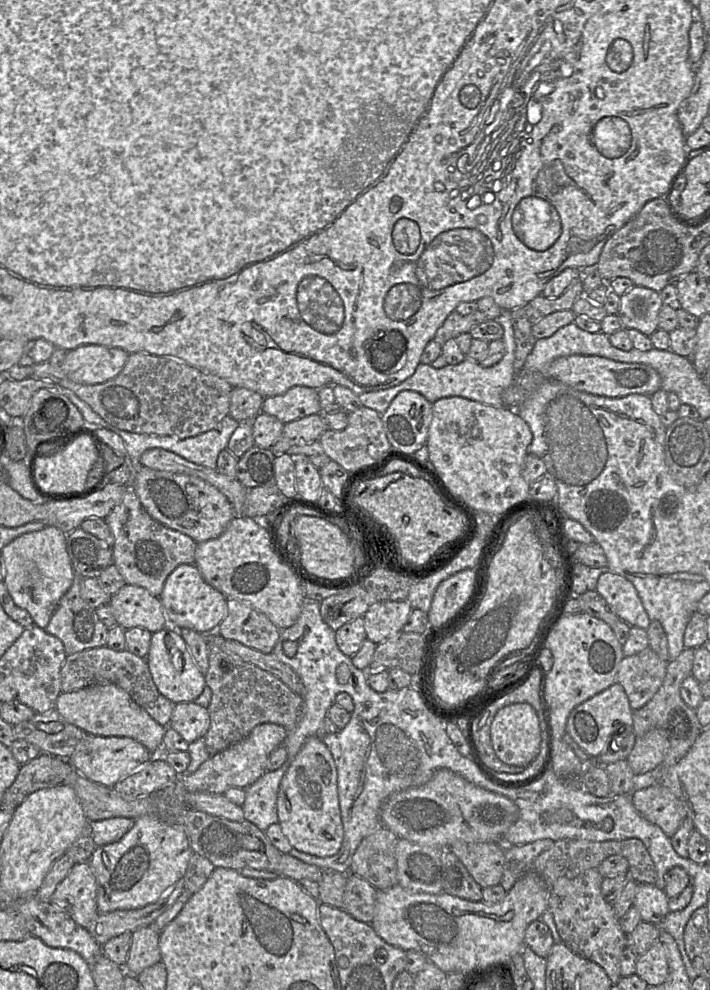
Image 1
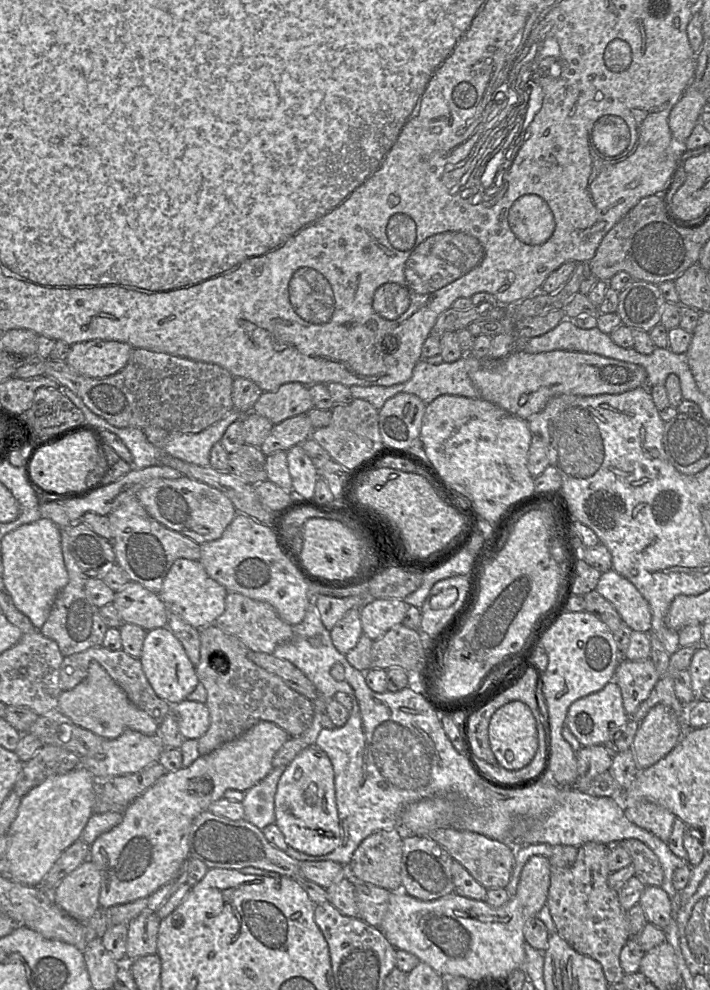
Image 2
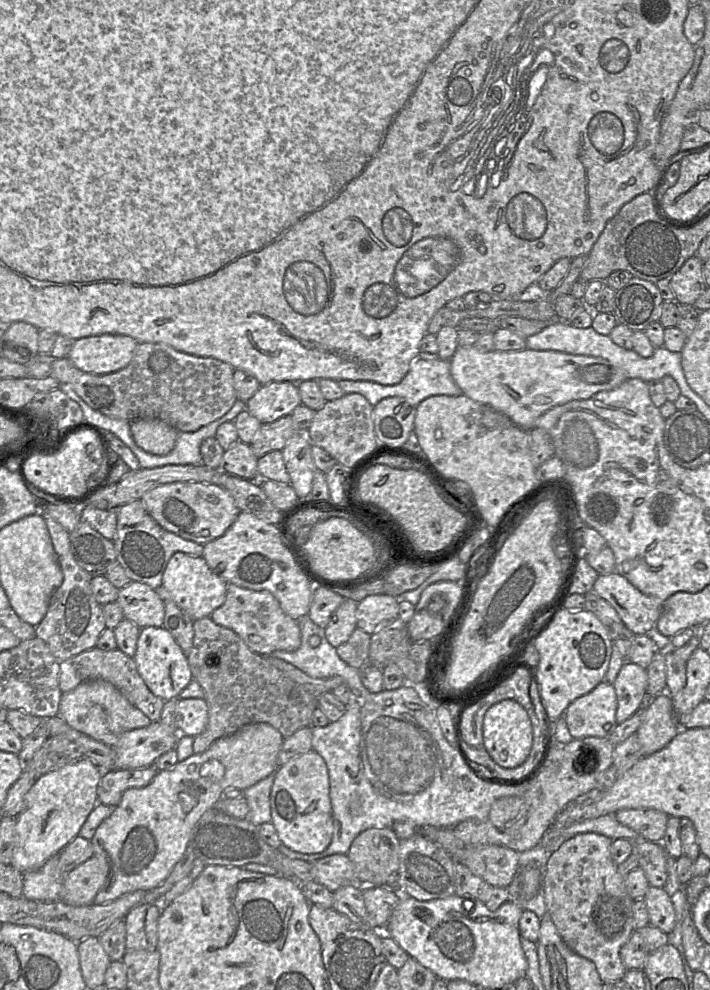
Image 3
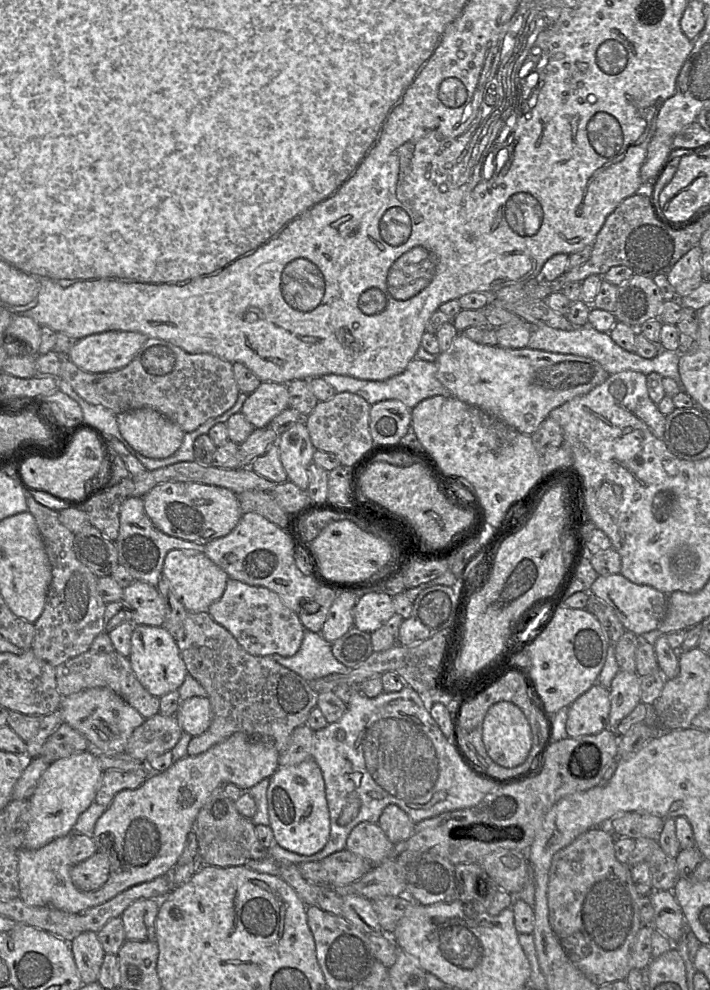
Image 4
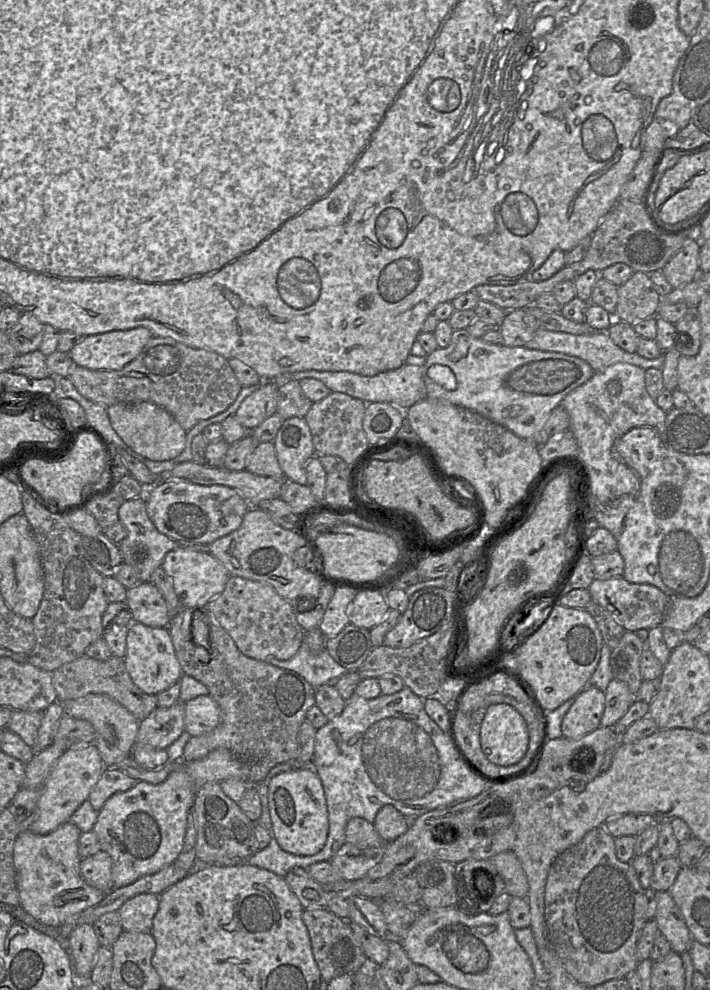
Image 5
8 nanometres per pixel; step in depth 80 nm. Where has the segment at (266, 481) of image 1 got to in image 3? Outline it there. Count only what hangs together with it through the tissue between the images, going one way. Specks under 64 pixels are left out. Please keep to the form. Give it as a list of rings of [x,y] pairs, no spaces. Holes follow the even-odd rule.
[[[238,439],[224,451],[219,469],[242,479],[258,480],[258,459],[250,445]]]

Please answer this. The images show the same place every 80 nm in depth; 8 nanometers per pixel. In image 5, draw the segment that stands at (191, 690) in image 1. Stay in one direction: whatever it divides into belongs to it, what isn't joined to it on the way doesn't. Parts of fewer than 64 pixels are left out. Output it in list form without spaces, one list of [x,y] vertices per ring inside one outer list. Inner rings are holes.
[[[132,622],[128,627],[124,662],[133,682],[149,695],[157,695],[167,690],[179,682],[183,675],[167,628],[149,627]]]

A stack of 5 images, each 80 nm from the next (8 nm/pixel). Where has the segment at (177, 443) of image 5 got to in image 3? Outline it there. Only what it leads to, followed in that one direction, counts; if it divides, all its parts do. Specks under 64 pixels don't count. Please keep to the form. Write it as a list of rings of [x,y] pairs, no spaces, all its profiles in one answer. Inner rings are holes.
[[[135,419],[130,430],[136,445],[143,451],[164,456],[175,447],[179,431],[160,419]]]

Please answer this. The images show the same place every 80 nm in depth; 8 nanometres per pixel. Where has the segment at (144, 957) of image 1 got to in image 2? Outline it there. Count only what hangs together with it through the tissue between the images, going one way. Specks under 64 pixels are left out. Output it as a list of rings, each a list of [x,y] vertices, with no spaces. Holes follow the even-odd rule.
[[[144,912],[129,922],[126,964],[143,956],[157,954],[160,921],[157,912]]]

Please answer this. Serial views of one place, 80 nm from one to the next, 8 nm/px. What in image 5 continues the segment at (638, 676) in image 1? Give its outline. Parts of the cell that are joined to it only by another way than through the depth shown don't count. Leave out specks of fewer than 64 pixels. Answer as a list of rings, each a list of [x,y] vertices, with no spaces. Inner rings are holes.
[[[612,679],[605,690],[605,708],[600,721],[600,727],[611,727],[625,715],[629,707],[638,698],[629,690],[626,683]]]

